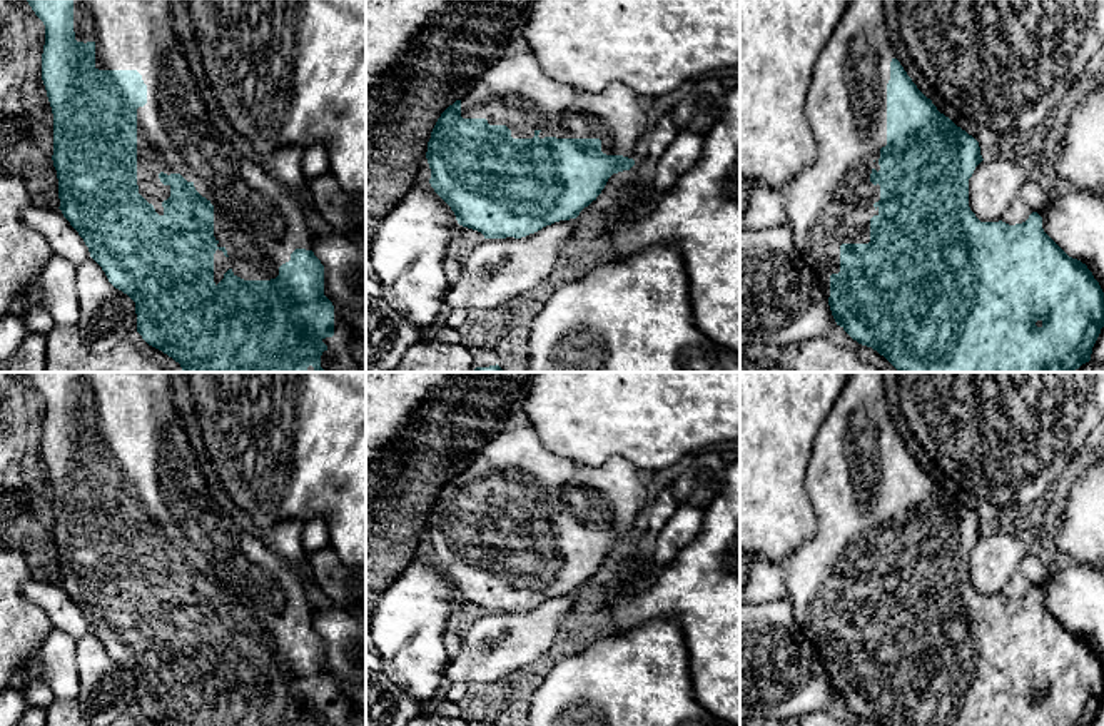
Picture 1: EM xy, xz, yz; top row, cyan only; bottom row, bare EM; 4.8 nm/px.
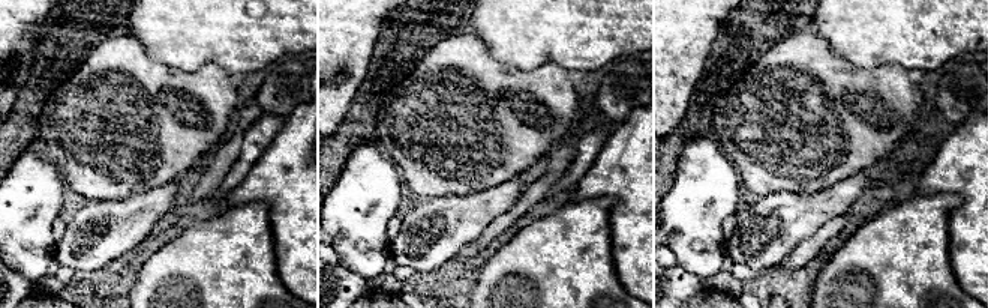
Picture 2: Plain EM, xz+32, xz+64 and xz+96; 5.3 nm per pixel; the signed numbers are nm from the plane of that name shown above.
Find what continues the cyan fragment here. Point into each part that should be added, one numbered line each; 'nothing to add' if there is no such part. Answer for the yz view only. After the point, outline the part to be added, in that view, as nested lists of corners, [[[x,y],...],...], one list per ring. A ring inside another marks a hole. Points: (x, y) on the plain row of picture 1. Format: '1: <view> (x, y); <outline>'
1: yz (814, 446); [[[740,372],[740,549],[755,559],[770,562],[783,562],[787,571],[787,592],[793,604],[793,616],[807,634],[810,643],[820,654],[822,663],[830,671],[830,649],[840,646],[840,619],[842,618],[869,618],[870,616],[870,592],[879,589],[879,581],[874,577],[880,574],[880,559],[870,556],[870,547],[880,544],[880,522],[887,519],[887,457],[890,454],[890,436],[897,432],[895,424],[889,414],[885,402],[885,372]]]

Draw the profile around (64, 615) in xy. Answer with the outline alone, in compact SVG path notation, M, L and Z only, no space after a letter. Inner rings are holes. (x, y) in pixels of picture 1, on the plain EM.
M28 577L22 584L22 594L47 614L53 629L65 633L73 639L90 633L89 621L63 591L60 582L45 582Z

